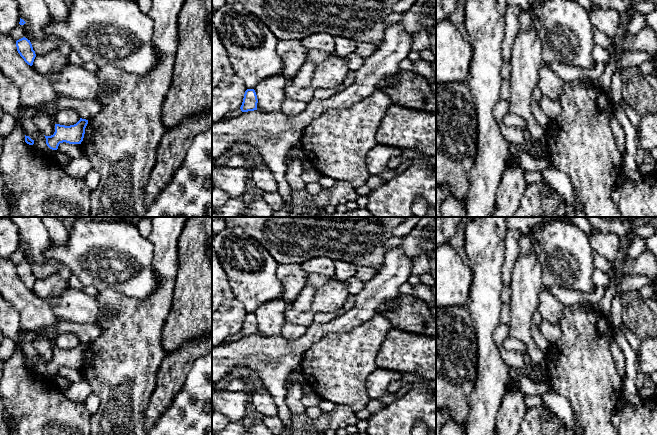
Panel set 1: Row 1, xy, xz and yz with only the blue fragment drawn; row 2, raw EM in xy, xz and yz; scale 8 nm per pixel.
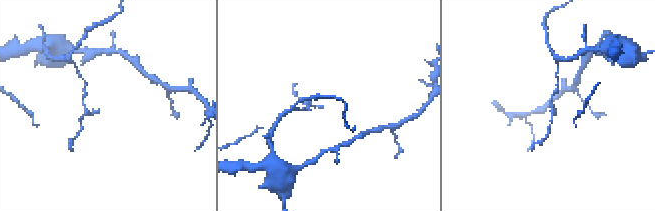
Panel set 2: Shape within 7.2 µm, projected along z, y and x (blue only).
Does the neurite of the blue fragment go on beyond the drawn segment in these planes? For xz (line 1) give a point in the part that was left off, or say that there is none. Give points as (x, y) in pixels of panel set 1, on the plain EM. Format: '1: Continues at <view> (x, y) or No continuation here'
1: No continuation here

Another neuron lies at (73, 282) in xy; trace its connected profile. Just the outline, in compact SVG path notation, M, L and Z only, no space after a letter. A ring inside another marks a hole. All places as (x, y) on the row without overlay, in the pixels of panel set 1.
M71 275L71 277L69 278L68 286L77 291L82 291L84 287L83 284L75 275Z

